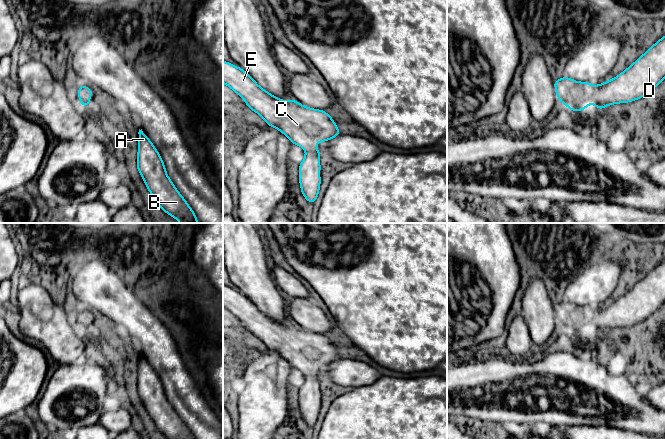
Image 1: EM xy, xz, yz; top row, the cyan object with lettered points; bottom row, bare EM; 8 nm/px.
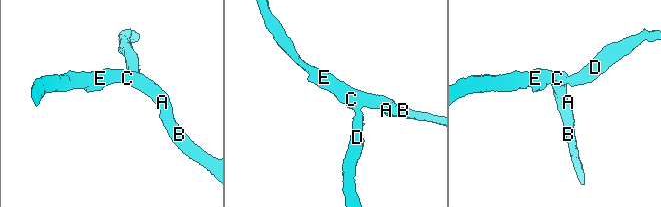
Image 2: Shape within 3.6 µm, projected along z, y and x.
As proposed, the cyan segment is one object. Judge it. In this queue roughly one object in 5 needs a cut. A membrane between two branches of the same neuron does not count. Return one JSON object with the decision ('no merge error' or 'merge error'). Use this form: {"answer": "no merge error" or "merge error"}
{"answer": "no merge error"}

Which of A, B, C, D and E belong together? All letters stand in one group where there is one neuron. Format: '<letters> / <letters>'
A B C D E

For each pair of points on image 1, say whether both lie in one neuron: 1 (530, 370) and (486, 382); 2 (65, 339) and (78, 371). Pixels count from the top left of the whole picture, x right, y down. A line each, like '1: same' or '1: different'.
1: same
2: different

